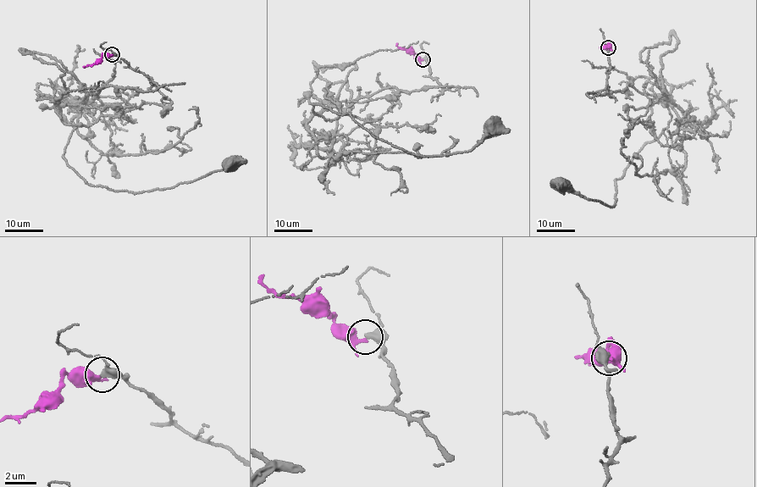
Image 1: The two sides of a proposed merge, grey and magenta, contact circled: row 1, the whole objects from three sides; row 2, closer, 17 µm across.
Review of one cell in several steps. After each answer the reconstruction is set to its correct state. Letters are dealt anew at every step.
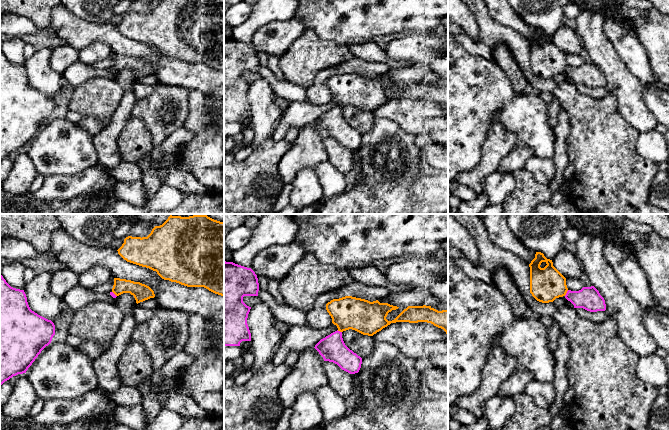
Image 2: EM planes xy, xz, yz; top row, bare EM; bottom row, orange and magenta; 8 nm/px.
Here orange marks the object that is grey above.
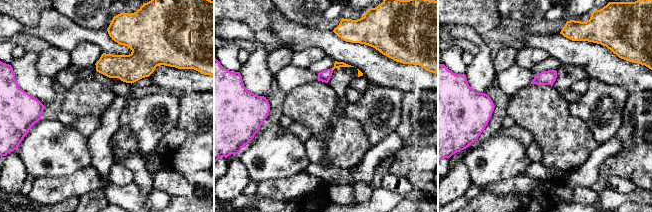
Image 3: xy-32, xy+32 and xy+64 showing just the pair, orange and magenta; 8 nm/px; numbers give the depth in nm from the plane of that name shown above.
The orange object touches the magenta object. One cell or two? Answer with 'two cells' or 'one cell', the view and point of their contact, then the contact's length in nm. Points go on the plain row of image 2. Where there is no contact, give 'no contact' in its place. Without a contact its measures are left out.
two cells | yz (566, 68) | 60 nm

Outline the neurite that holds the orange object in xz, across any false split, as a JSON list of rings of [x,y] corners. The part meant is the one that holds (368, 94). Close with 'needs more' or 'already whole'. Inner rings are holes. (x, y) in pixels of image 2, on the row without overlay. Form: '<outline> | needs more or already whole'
[[[352,72],[333,75],[326,80],[332,99],[340,108],[352,105],[363,111],[373,112],[391,99],[427,98],[443,105],[448,111],[448,86],[438,87],[426,81],[408,82],[394,96],[388,97],[388,89],[398,84],[378,76],[370,78]]] | already whole

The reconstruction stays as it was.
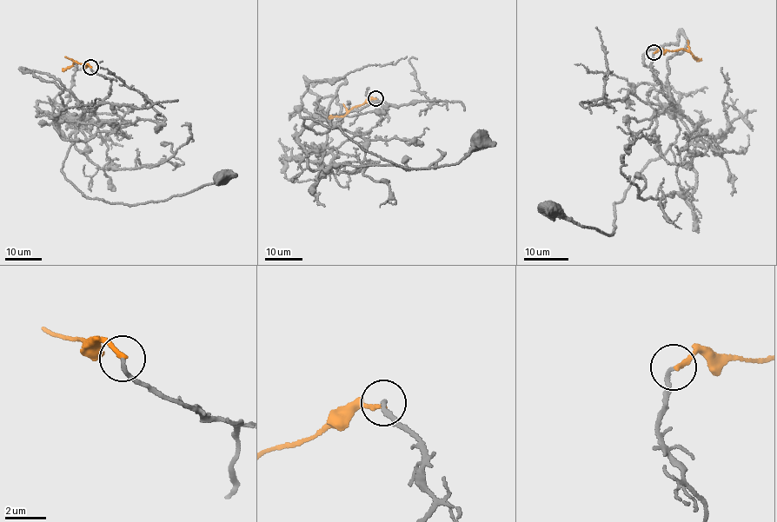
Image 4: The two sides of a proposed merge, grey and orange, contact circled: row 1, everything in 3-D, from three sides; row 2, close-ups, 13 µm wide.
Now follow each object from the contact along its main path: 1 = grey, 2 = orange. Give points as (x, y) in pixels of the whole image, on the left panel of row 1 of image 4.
1: (90, 68), (110, 89), (83, 128), (76, 116), (62, 169), (83, 195), (165, 201), (218, 175)
2: (91, 68), (76, 61), (62, 69)

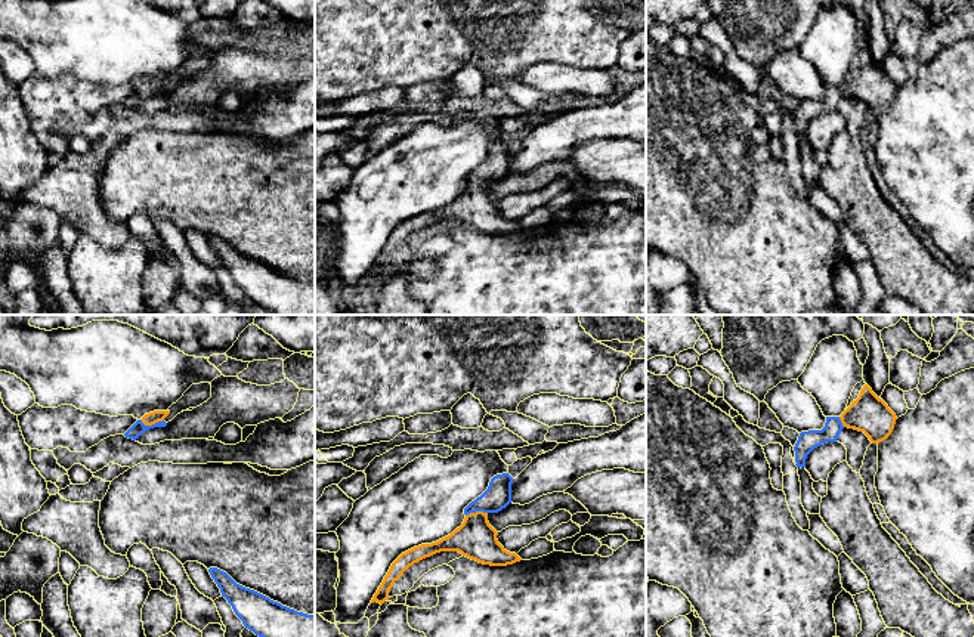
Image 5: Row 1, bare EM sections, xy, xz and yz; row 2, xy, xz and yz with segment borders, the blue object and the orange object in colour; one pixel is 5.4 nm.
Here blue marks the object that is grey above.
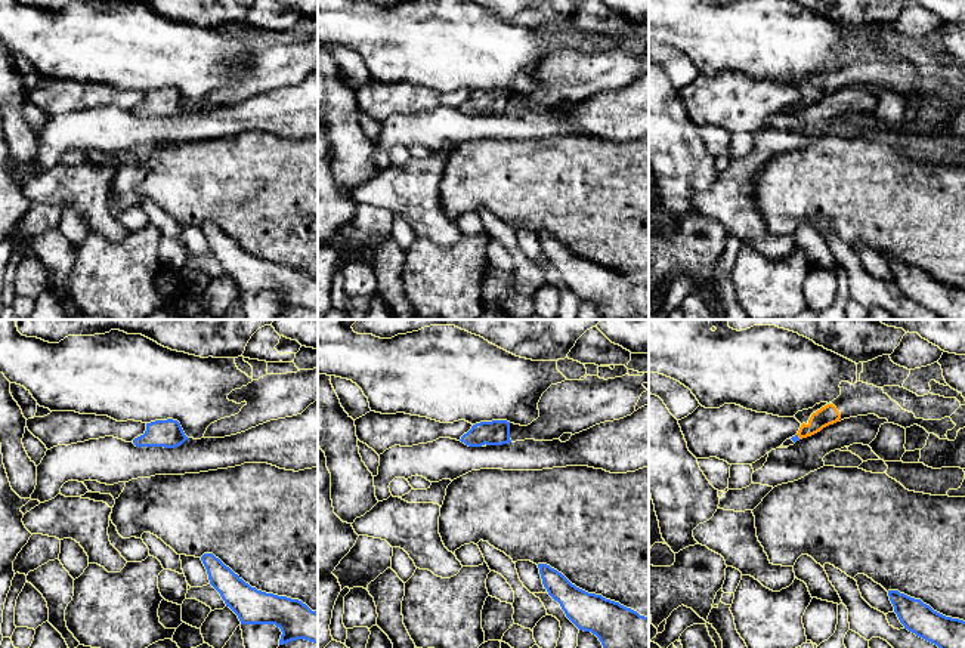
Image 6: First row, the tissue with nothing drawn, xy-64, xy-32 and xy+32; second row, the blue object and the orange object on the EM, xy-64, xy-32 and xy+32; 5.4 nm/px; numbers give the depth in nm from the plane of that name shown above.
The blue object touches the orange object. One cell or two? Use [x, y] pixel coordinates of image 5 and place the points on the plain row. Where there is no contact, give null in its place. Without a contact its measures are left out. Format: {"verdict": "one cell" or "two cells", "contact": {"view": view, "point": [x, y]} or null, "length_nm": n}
{"verdict": "one cell", "contact": {"view": "xy", "point": [152, 93]}, "length_nm": 130}

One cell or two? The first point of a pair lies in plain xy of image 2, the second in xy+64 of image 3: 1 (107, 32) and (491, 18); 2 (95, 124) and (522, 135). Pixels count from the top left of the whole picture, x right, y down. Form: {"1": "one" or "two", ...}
{"1": "two", "2": "one"}

